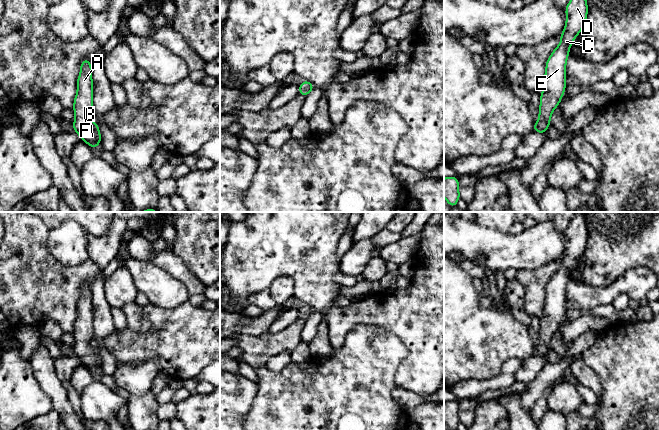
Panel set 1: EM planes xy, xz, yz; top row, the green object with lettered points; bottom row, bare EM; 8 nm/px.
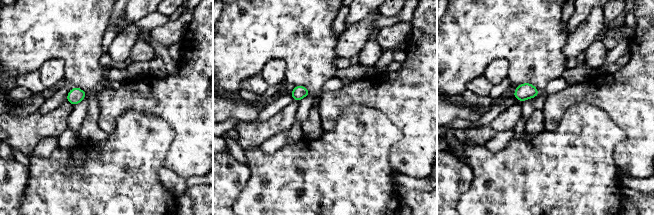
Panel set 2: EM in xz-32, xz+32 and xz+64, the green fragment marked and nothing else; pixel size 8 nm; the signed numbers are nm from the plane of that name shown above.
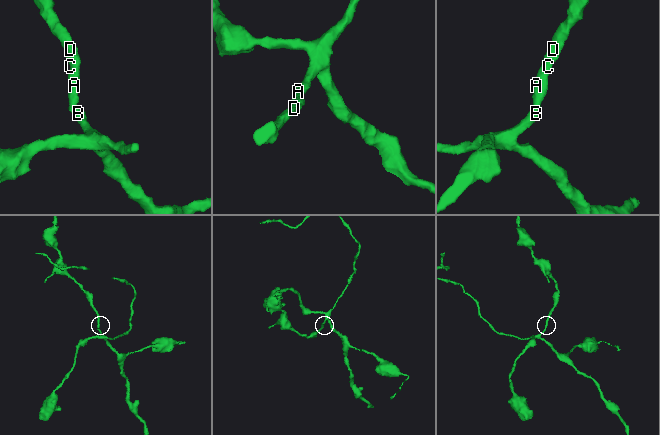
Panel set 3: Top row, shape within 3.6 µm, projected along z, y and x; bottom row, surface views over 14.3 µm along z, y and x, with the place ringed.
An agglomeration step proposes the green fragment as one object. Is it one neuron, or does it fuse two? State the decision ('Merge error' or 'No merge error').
No merge error

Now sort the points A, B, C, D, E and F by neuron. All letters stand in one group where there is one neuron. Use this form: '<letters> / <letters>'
A B C D E F

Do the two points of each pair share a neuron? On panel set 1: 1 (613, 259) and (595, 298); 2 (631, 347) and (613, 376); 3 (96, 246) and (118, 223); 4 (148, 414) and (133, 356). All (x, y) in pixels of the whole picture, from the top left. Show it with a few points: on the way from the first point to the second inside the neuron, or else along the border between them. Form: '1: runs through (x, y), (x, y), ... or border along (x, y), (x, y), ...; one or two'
1: border along (622, 274), (607, 285), (587, 285), (583, 283); two
2: runs through (631, 354), (631, 358), (620, 369); one
3: runs through (104, 246), (110, 242), (116, 231); one
4: border along (150, 389), (140, 395), (130, 395); two

